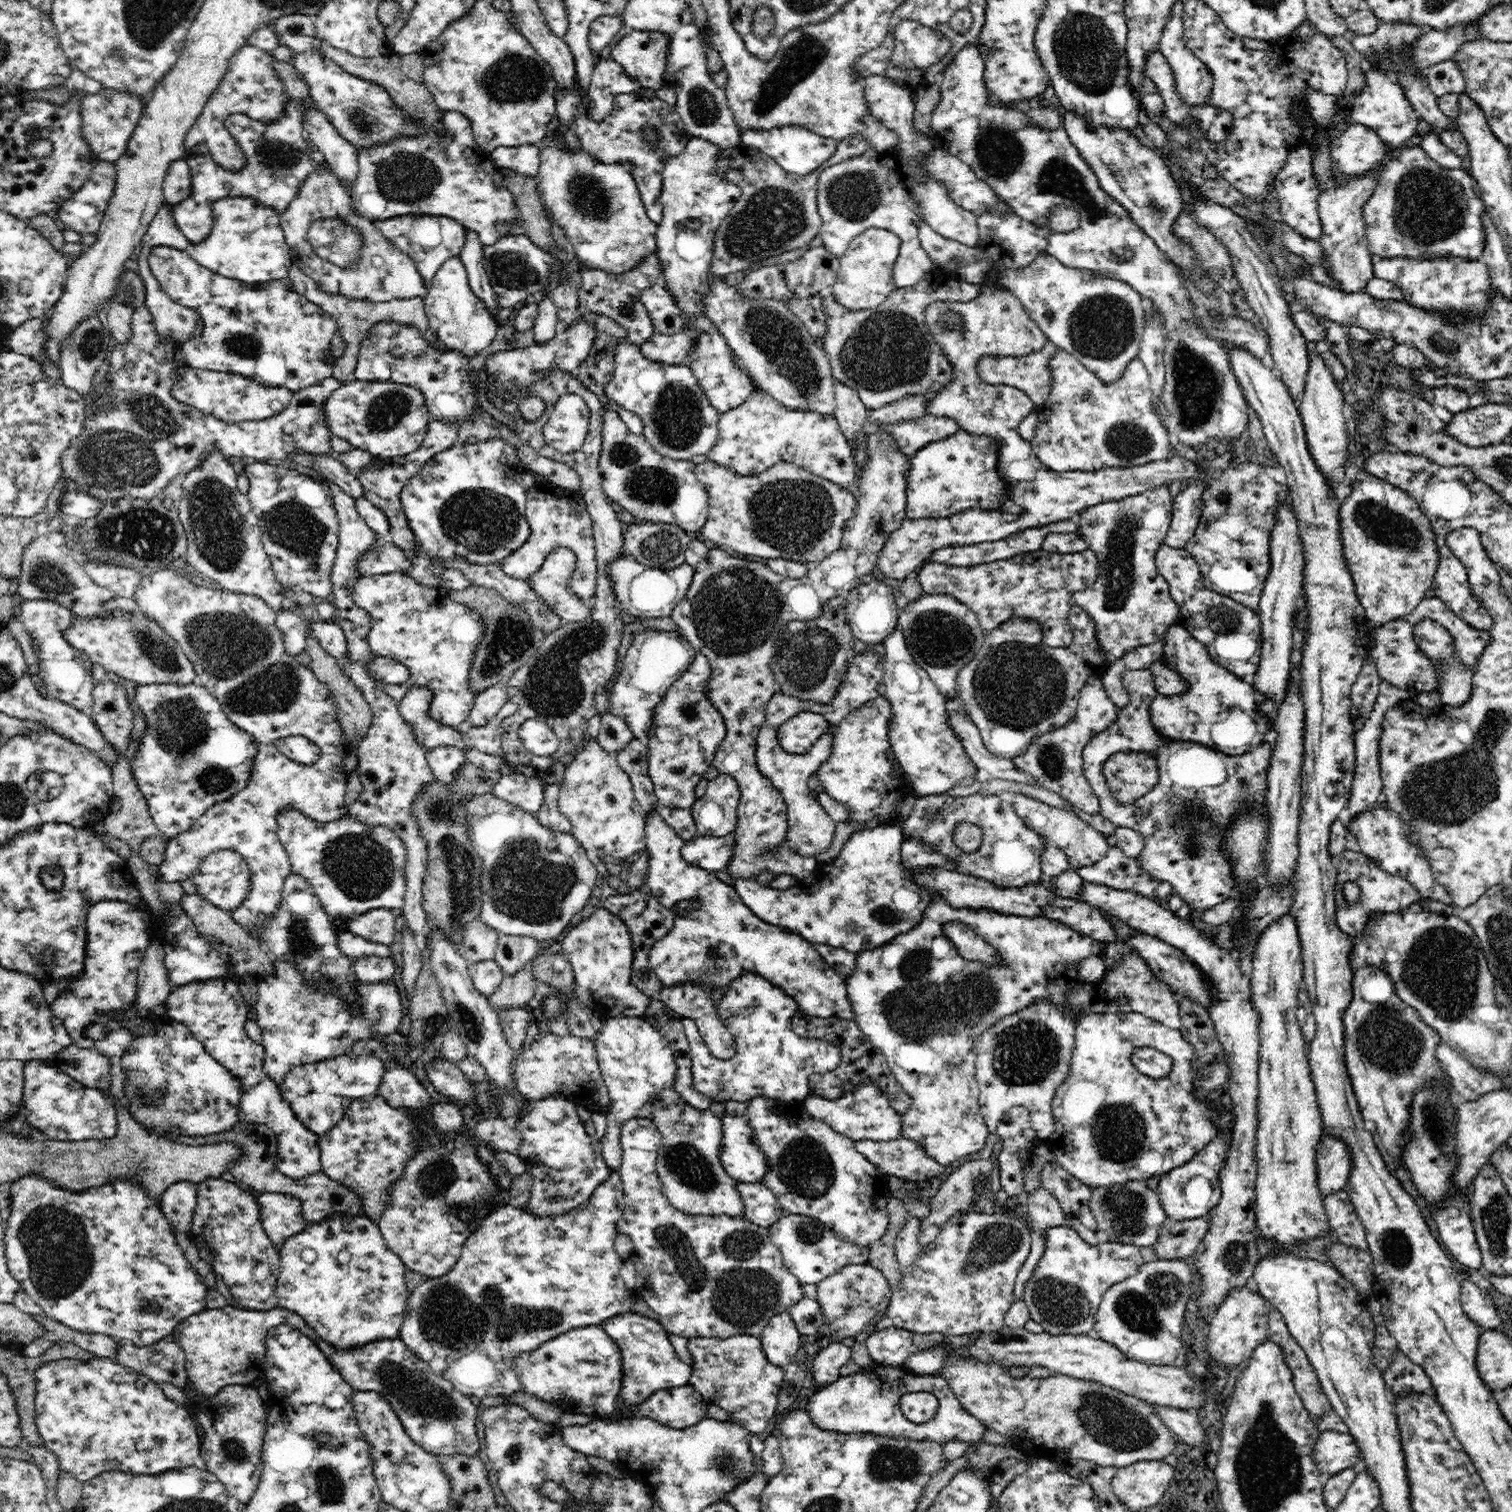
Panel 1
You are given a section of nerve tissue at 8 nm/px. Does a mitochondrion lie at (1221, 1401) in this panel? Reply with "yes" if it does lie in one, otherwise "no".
no

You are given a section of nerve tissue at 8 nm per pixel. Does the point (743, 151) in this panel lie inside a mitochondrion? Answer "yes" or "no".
no

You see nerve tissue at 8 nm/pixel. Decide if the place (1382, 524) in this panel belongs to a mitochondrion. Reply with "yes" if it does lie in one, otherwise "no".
yes

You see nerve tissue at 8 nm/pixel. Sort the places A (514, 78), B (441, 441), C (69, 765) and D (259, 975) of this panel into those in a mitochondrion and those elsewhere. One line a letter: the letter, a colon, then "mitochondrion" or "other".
A: mitochondrion
B: other
C: other
D: other

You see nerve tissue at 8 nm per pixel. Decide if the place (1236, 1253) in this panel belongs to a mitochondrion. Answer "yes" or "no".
yes

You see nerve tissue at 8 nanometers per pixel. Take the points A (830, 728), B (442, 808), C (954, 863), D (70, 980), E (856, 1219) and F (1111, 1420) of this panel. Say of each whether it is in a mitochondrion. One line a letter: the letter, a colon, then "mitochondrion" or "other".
A: other
B: mitochondrion
C: other
D: other
E: other
F: mitochondrion

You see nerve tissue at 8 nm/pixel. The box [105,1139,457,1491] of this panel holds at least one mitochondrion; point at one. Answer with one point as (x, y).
(234, 1451)

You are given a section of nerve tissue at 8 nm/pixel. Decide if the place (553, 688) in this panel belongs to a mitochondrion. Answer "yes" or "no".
yes

